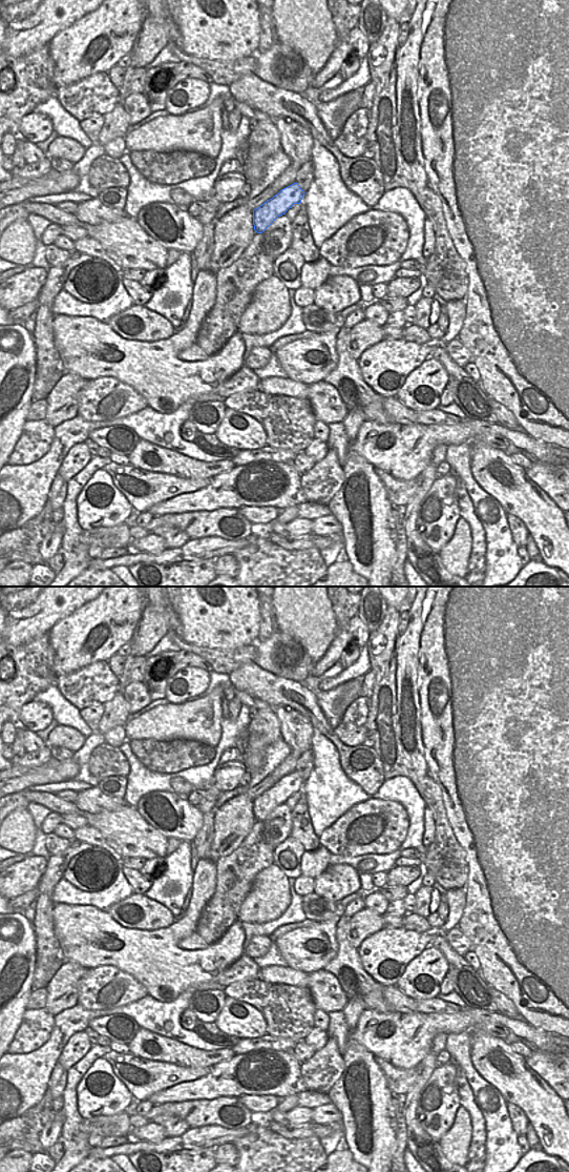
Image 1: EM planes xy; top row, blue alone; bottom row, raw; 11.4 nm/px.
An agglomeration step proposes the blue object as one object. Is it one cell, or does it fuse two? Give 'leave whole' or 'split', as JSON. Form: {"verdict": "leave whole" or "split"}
{"verdict": "leave whole"}

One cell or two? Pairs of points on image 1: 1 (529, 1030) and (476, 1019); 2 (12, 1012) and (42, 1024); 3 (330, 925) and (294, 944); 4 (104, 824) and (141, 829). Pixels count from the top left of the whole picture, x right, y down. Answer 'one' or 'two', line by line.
1: one
2: two
3: one
4: one

